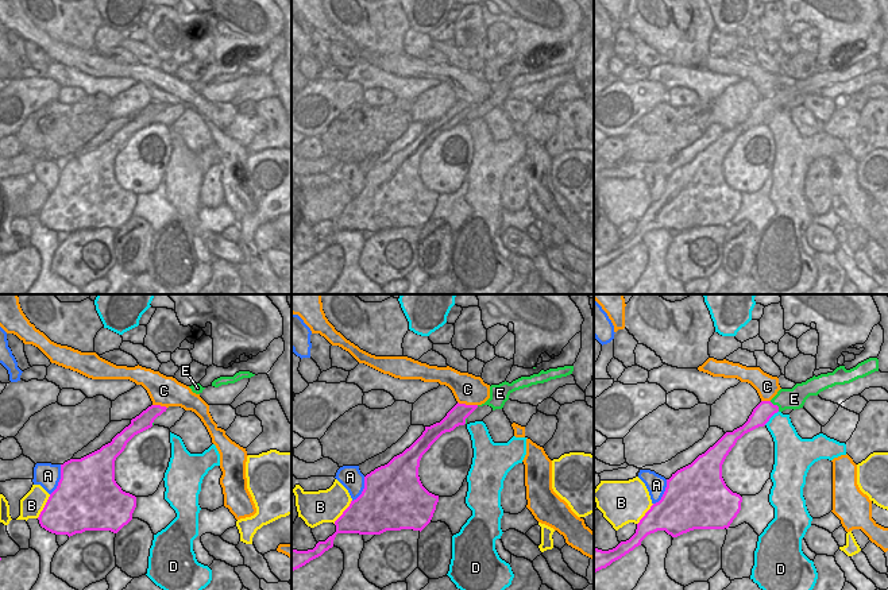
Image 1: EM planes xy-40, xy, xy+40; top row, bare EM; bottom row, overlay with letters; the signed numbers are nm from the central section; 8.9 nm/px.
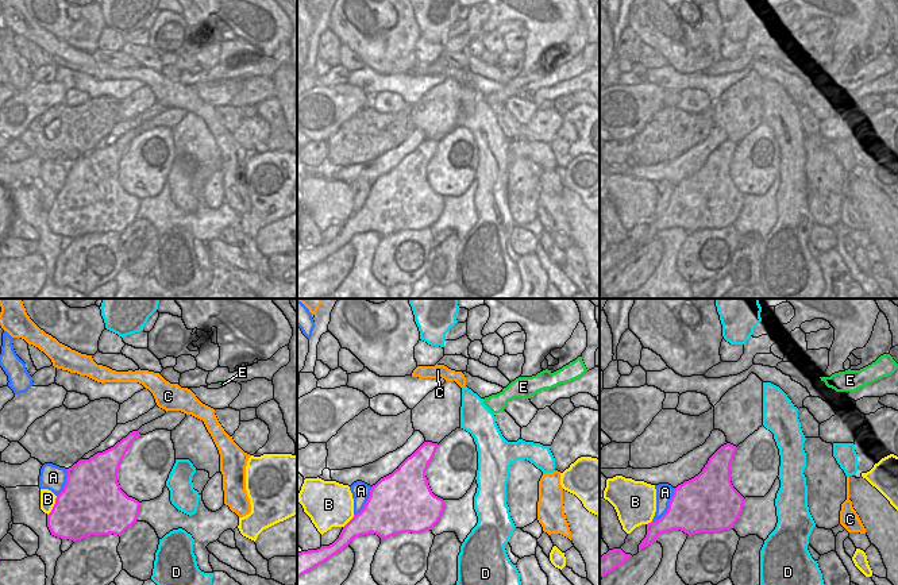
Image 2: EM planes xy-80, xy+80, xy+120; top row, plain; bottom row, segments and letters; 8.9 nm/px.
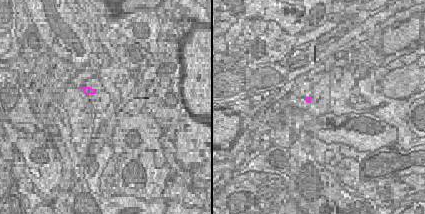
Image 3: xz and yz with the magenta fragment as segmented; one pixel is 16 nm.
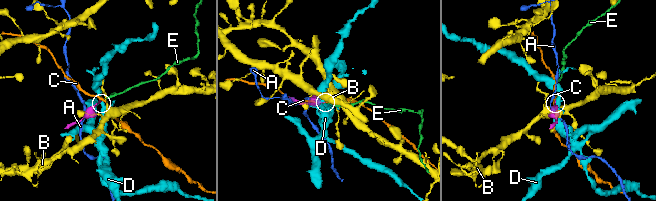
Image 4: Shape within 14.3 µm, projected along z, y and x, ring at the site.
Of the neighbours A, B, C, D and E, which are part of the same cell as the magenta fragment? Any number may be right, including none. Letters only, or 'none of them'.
E

